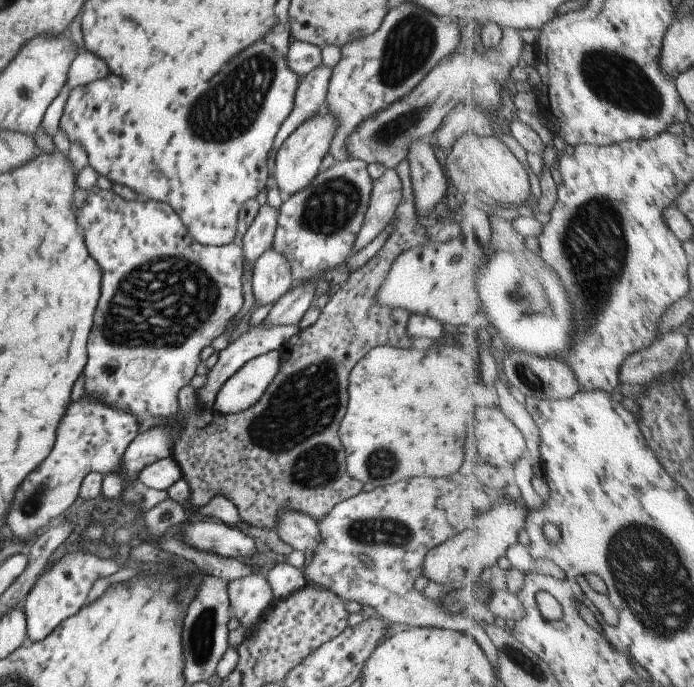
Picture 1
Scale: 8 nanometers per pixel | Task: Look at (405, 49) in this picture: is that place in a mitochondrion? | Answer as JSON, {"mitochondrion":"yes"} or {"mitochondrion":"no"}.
{"mitochondrion":"yes"}

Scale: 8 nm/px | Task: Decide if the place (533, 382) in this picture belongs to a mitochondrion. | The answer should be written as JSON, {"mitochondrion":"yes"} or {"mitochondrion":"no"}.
{"mitochondrion":"yes"}

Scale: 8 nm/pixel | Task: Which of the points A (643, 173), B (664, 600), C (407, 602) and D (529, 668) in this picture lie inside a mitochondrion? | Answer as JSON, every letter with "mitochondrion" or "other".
{"A":"other","B":"mitochondrion","C":"other","D":"mitochondrion"}

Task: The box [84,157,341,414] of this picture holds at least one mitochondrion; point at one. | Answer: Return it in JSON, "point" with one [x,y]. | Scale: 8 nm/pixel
{"point":[160,304]}

